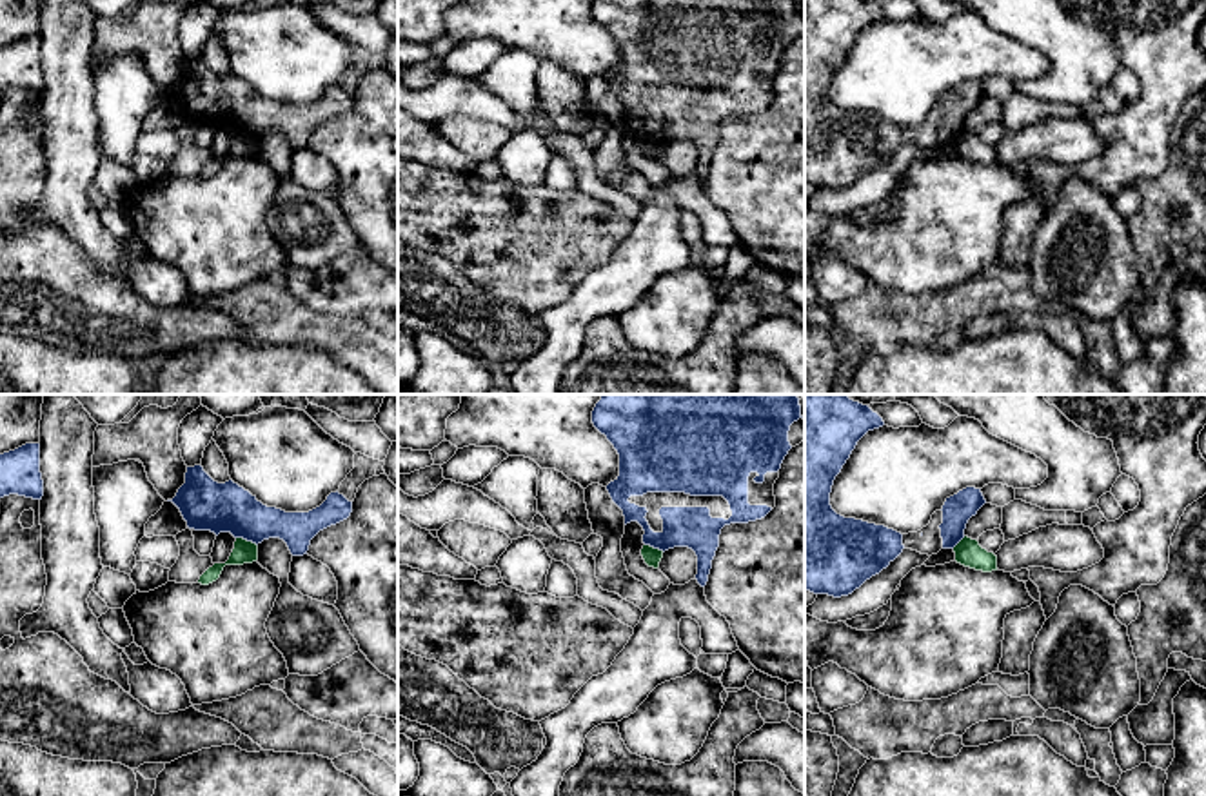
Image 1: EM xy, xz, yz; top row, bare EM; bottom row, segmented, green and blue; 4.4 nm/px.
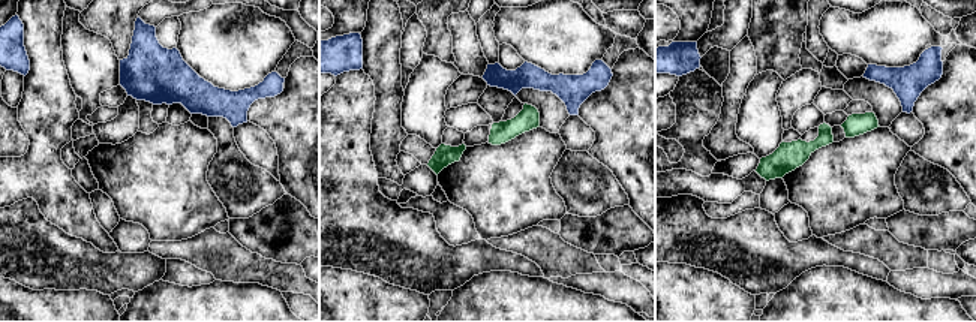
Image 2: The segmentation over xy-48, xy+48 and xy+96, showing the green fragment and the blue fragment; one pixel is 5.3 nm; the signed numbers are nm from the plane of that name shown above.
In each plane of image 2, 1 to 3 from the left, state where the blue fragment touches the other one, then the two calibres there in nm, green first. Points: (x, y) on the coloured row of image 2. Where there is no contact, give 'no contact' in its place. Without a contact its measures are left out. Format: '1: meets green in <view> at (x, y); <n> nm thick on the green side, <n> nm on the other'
1: no contact
2: no contact
3: no contact

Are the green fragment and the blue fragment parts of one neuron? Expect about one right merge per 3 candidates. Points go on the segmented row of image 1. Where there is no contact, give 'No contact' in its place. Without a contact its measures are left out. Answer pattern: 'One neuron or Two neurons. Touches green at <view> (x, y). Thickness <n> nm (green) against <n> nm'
Two neurons. Touches green at xy (247, 542). Thickness 100 nm (green) against 220 nm

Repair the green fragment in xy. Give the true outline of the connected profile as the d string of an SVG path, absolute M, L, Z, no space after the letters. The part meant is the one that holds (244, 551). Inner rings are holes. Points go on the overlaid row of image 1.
M236 538L234 549L225 563L214 563L198 580L202 585L216 582L225 565L243 565L258 560L258 545L243 538Z

